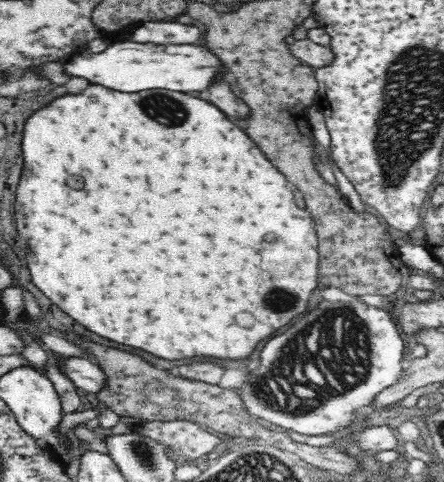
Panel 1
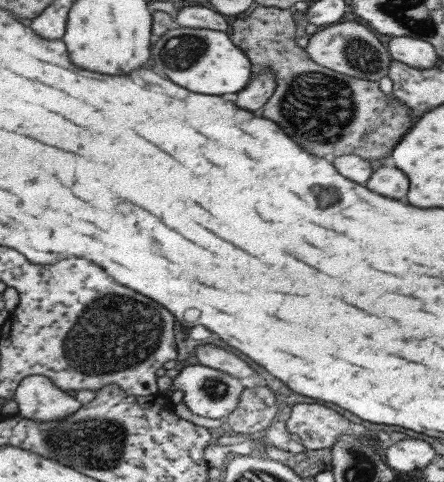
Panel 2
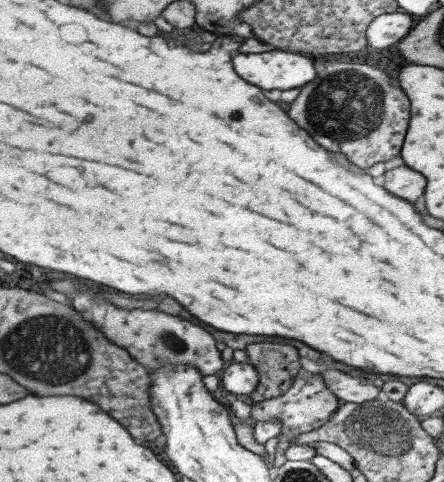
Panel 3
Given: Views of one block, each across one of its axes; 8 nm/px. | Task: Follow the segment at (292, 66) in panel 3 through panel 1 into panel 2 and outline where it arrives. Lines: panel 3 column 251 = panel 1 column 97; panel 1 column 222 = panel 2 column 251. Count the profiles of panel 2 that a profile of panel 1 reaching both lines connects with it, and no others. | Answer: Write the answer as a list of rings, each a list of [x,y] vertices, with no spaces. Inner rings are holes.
[[[185,26],[179,30],[169,30],[153,48],[153,66],[159,70],[159,74],[167,74],[173,82],[179,82],[179,86],[187,90],[195,90],[199,94],[235,94],[243,92],[247,84],[253,80],[253,60],[247,56],[247,52],[233,42],[231,32],[219,32],[219,30],[201,30],[201,28],[191,28],[187,30]]]

